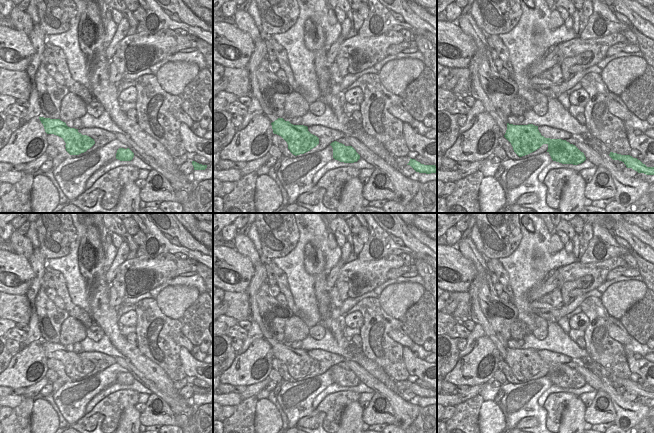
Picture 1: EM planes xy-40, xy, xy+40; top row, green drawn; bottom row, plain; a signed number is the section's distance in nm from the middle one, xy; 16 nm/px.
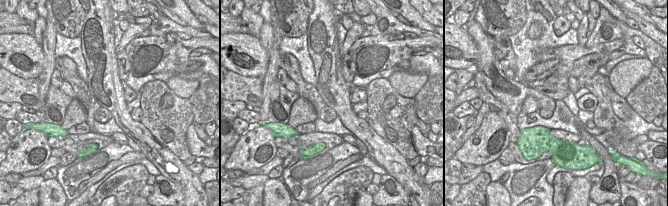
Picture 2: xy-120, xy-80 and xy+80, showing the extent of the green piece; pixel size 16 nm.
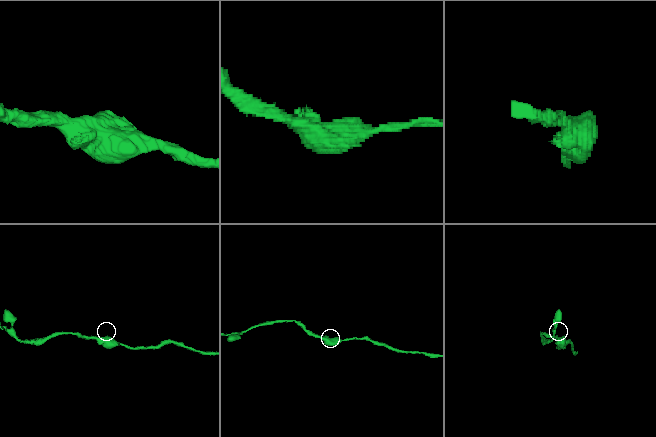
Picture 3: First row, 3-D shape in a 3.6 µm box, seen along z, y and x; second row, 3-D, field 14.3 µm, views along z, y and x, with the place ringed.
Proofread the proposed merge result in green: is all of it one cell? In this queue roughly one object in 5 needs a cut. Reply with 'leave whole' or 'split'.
leave whole

